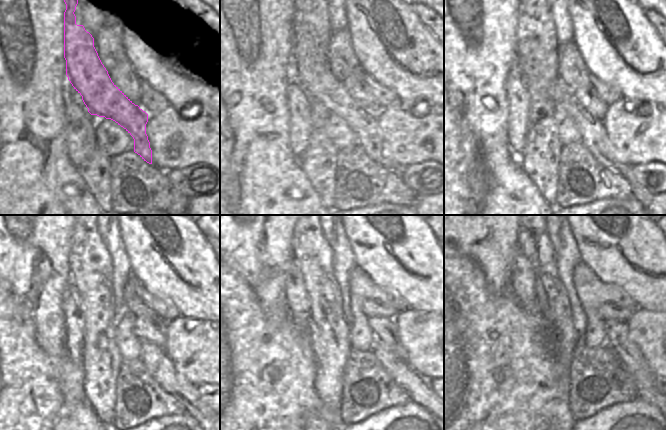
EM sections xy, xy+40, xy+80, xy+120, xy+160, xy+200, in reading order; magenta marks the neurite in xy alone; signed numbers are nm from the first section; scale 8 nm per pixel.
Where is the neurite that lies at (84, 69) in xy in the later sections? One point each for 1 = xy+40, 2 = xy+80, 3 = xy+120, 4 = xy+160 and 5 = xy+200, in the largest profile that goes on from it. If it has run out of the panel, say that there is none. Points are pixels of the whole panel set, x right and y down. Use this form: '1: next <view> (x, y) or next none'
1: next xy+40 (327, 95)
2: next xy+80 (592, 131)
3: next xy+120 (158, 365)
4: next xy+160 (419, 388)
5: next xy+200 (647, 389)

